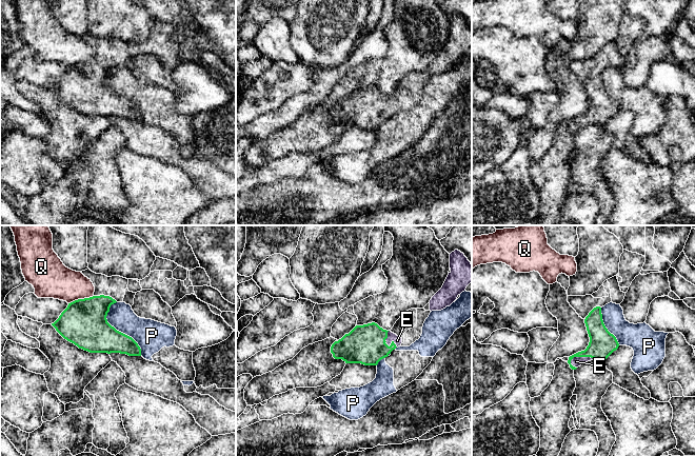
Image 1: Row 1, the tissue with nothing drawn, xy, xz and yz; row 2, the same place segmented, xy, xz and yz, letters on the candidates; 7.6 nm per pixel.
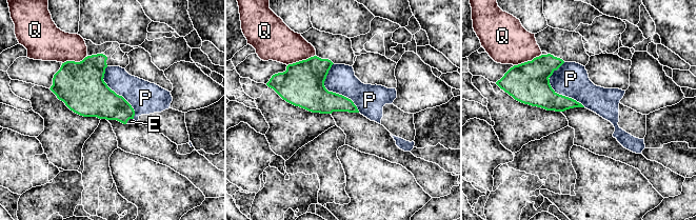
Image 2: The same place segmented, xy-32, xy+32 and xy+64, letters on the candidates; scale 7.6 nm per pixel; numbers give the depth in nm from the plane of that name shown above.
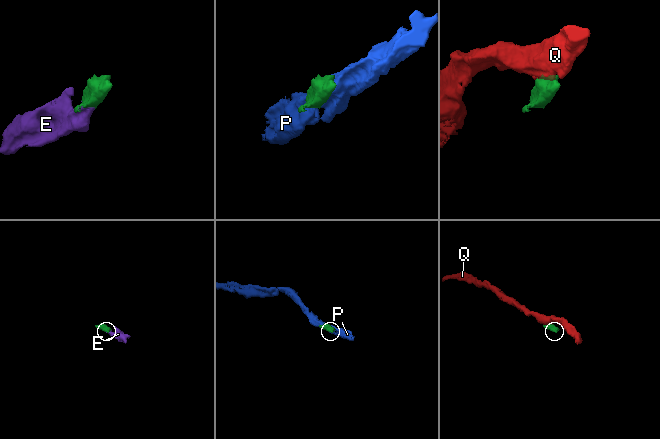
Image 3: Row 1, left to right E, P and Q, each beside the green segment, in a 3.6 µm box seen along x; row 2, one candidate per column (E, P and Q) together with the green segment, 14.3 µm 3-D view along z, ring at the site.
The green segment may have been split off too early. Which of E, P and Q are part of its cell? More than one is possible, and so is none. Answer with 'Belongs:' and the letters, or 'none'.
Belongs: E

